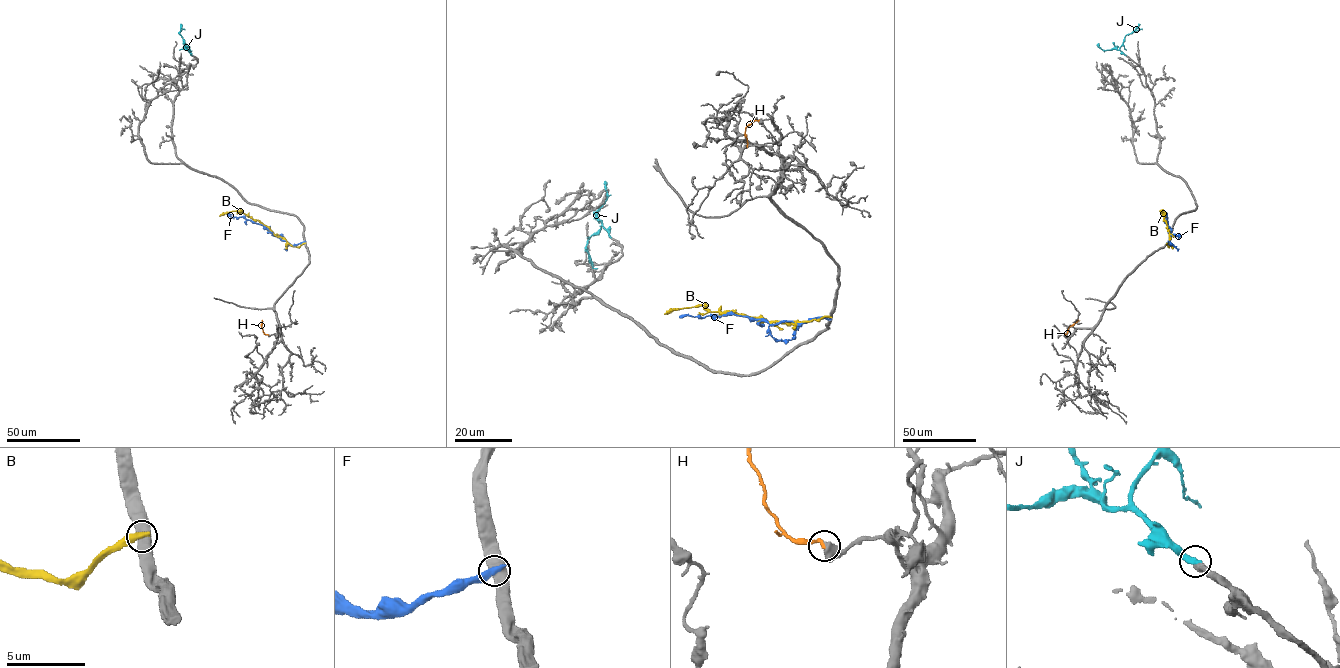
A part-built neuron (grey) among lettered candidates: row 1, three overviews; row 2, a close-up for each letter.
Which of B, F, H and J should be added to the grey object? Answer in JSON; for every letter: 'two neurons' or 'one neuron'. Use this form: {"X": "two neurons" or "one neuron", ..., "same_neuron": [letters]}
{"B": "two neurons", "F": "two neurons", "H": "two neurons", "J": "one neuron", "same_neuron": ["J"]}

